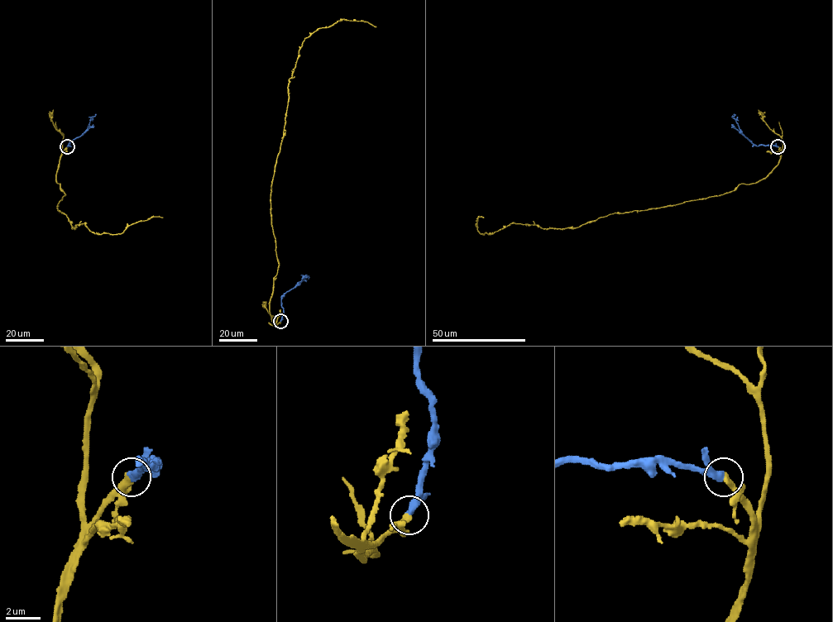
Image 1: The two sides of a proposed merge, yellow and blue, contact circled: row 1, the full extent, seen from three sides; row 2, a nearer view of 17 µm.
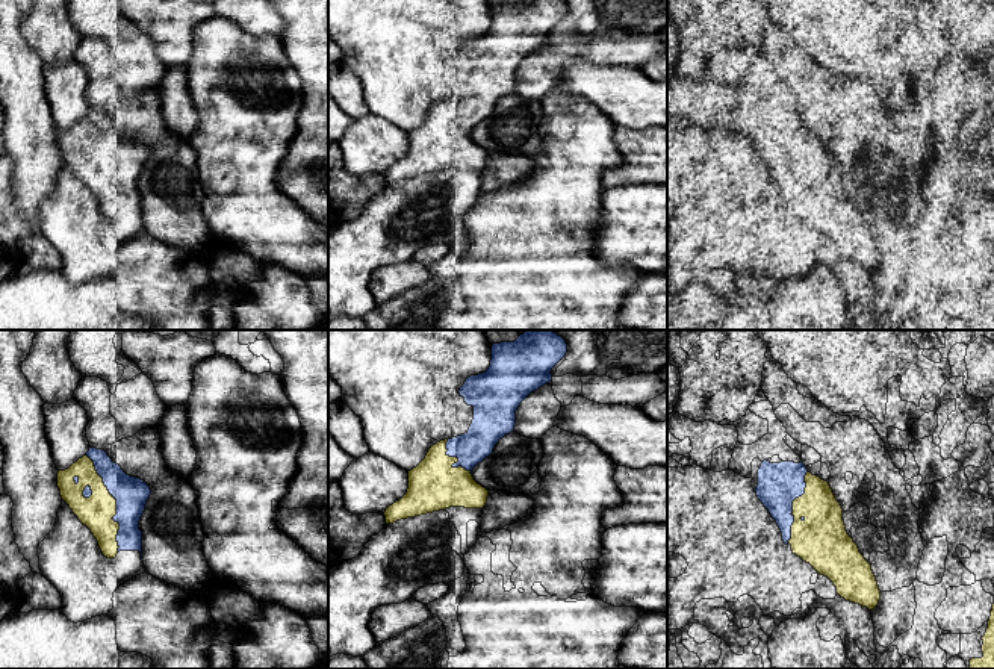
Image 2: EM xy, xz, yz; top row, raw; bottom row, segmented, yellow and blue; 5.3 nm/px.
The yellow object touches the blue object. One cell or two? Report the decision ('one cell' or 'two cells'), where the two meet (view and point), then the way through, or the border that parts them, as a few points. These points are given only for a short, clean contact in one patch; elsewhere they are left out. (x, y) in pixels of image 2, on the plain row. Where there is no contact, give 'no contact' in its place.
two cells; contact xy (115, 164)

